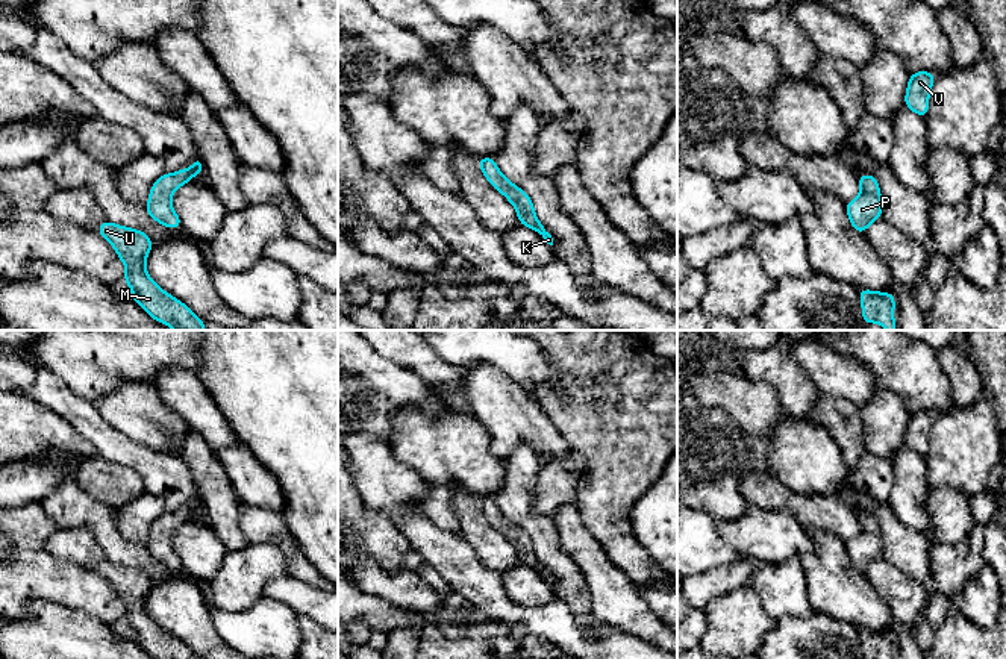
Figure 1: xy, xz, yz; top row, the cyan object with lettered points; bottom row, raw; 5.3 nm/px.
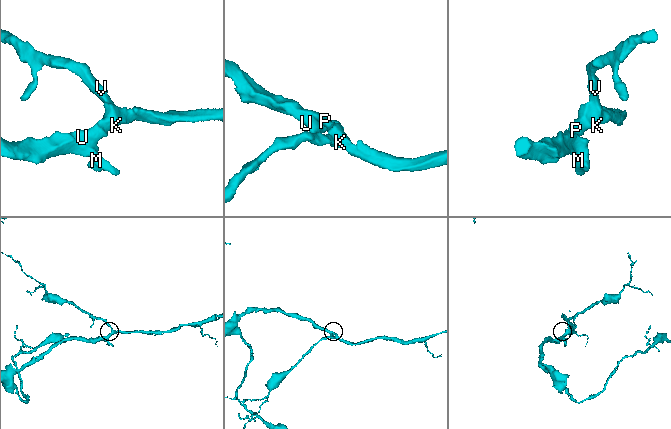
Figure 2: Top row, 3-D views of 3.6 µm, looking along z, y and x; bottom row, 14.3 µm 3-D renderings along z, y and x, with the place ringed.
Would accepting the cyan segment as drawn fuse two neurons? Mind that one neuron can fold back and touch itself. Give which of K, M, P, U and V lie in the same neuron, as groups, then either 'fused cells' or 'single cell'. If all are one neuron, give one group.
K M P U V; single cell

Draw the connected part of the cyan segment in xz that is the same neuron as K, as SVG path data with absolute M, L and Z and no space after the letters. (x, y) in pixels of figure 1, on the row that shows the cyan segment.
M491 156L480 158L479 168L485 174L486 180L514 205L518 221L538 232L547 244L553 245L551 235L536 218L530 197L503 176L494 159Z

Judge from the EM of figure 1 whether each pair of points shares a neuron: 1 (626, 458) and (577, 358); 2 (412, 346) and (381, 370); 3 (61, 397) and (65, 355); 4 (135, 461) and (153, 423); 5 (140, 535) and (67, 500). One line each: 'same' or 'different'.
1: same
2: different
3: different
4: different
5: different

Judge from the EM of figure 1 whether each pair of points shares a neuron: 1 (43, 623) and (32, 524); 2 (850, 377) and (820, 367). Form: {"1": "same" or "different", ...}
{"1": "different", "2": "same"}

